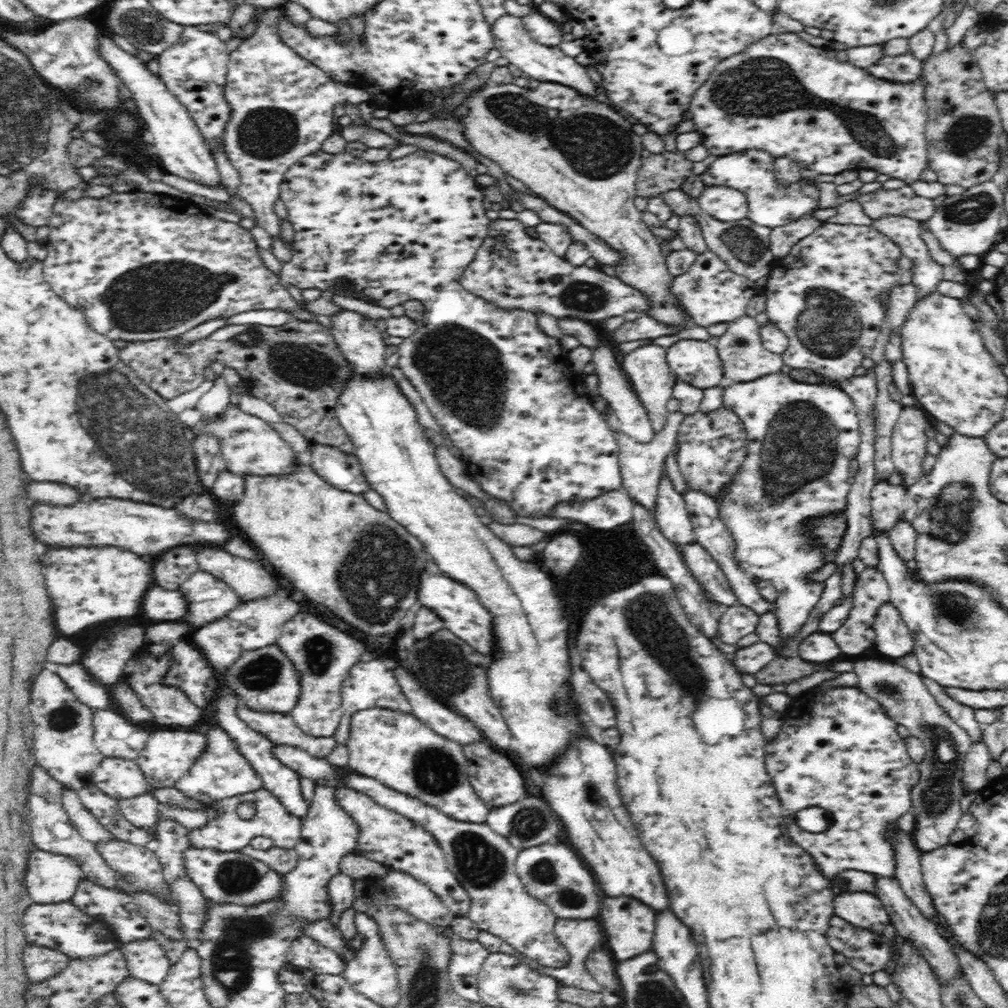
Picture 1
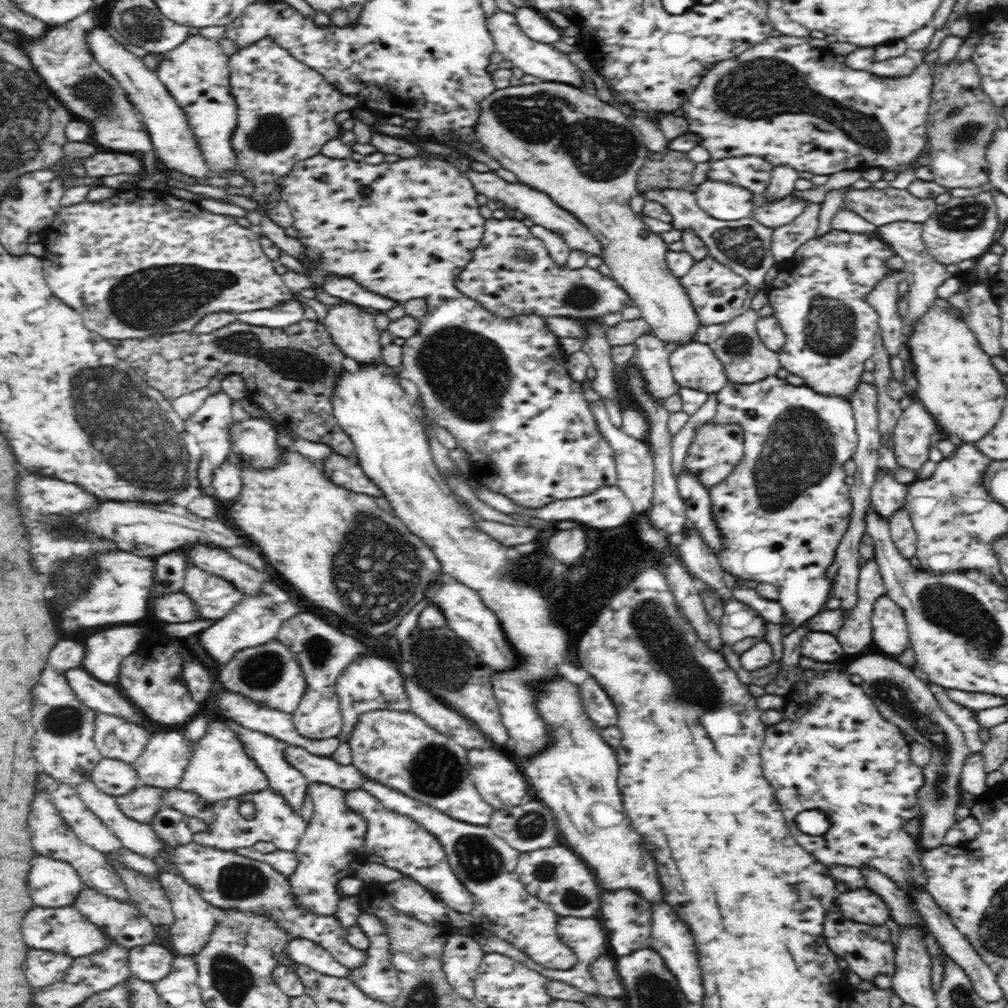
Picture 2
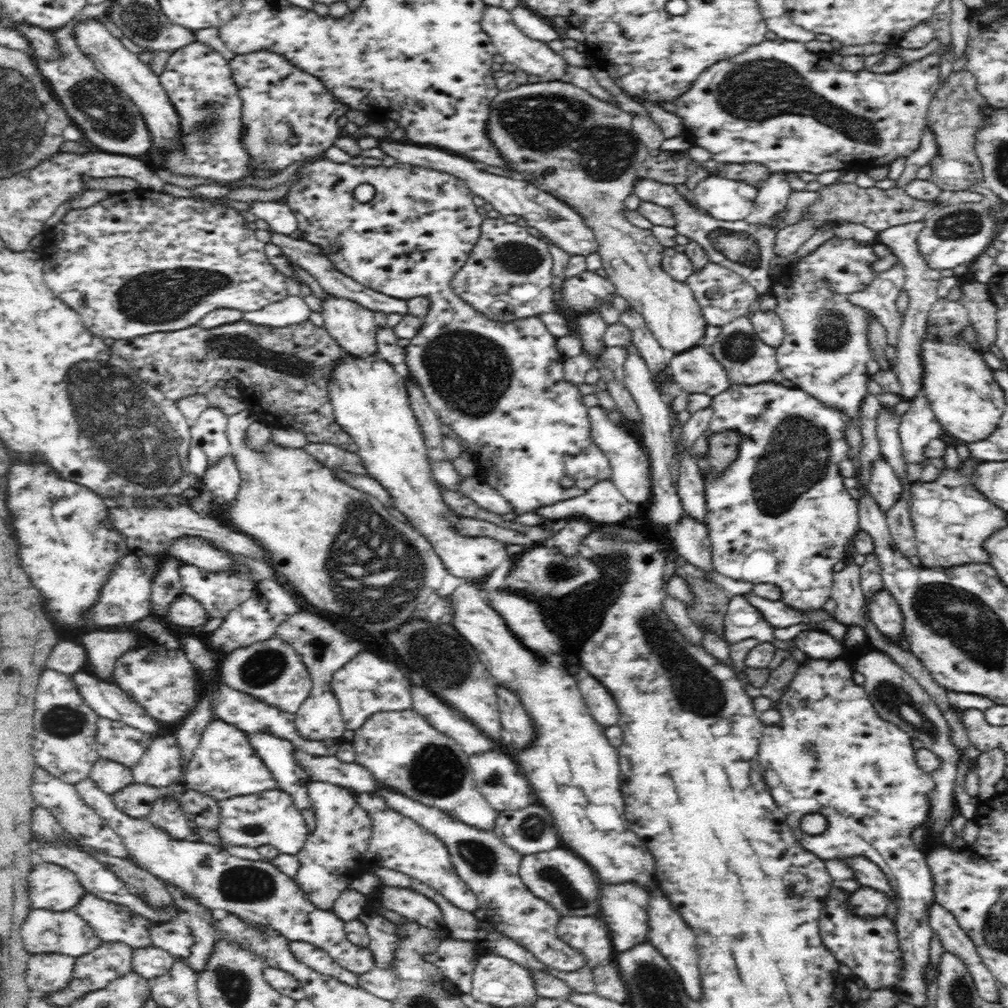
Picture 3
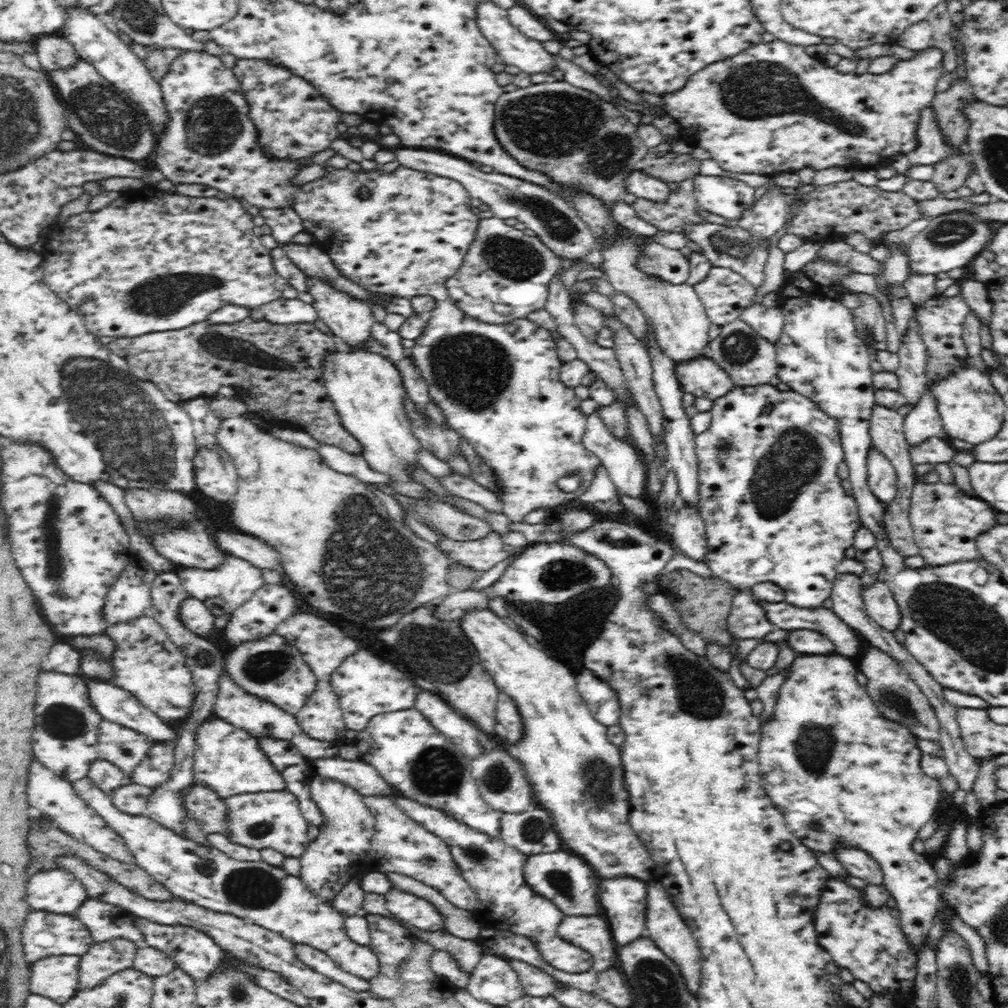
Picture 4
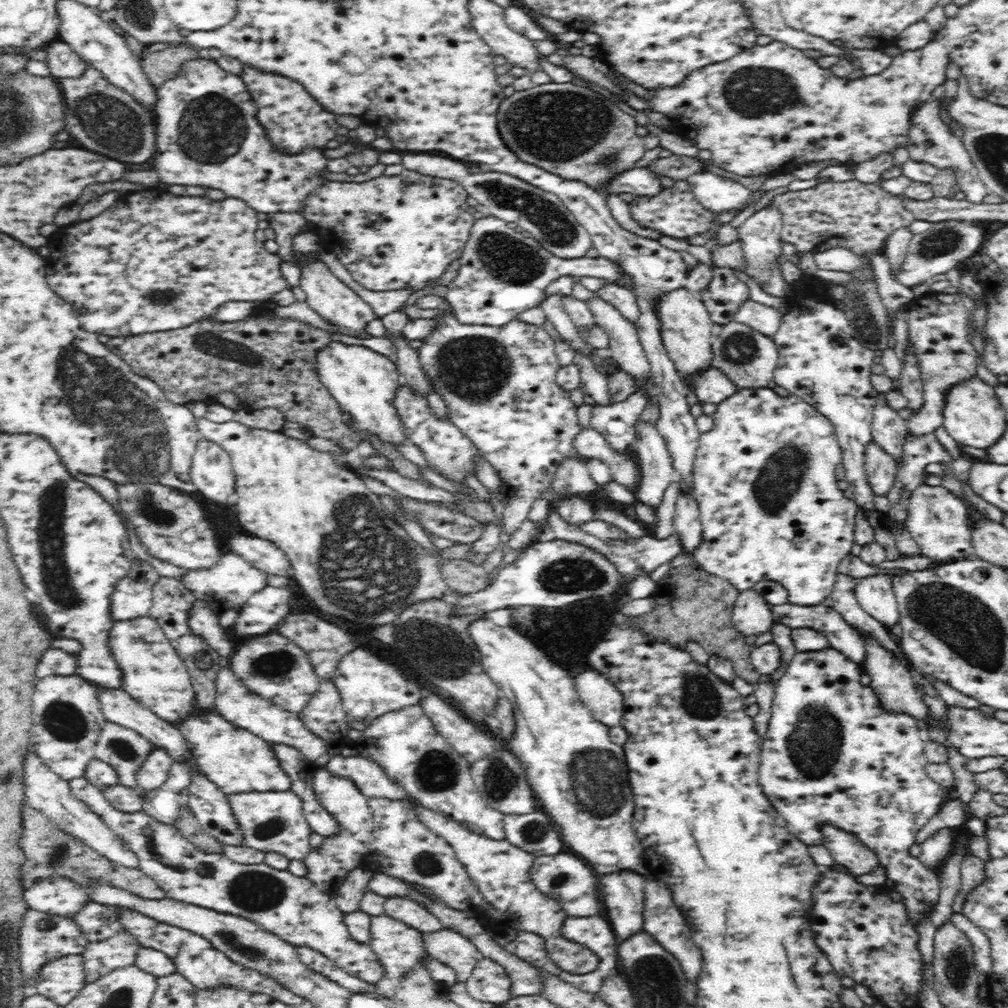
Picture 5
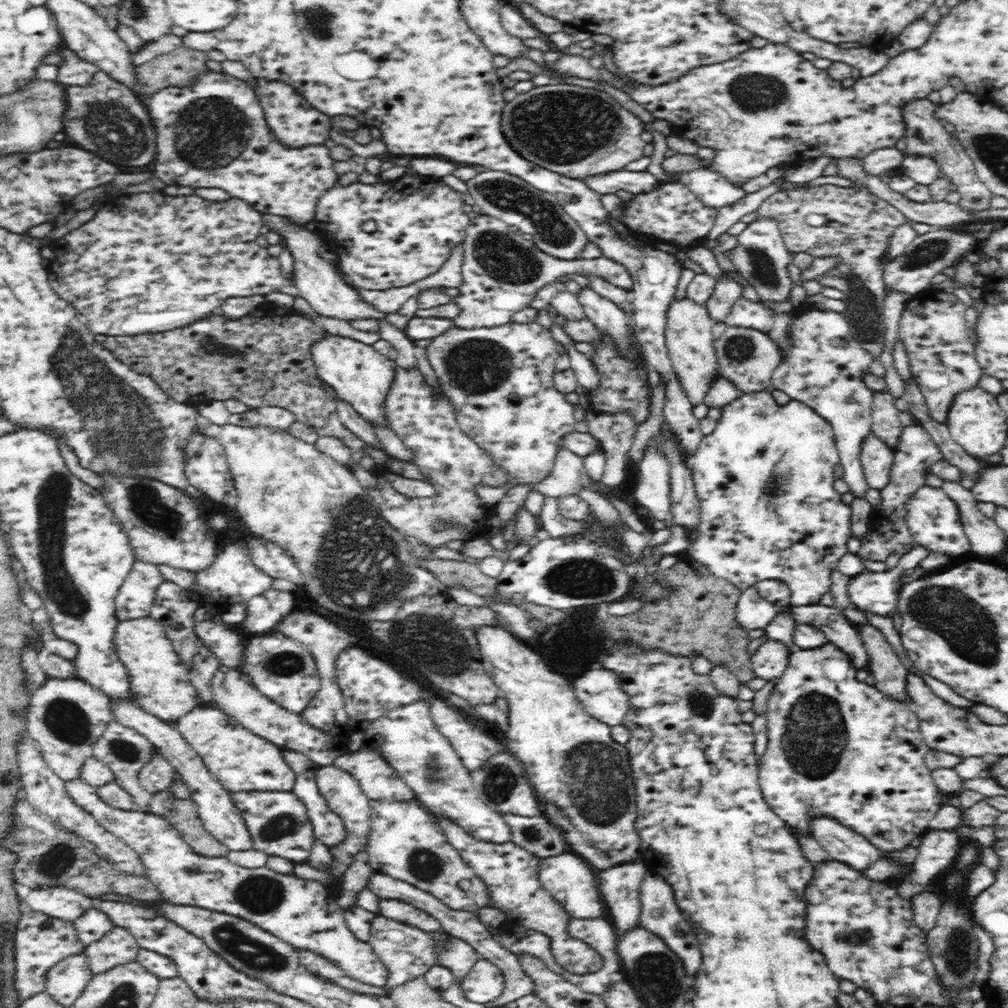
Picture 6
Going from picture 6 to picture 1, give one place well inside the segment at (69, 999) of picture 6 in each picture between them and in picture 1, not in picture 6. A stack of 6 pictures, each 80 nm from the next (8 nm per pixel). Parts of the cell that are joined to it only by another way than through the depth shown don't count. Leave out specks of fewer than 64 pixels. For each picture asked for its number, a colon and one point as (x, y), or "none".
1: (42, 963)
2: (43, 968)
3: (49, 973)
4: (56, 978)
5: (61, 980)

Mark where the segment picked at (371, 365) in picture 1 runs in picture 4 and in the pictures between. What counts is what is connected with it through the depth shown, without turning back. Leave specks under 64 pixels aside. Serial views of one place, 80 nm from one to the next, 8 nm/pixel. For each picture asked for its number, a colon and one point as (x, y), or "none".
2: (352, 327)
3: (353, 326)
4: (351, 319)

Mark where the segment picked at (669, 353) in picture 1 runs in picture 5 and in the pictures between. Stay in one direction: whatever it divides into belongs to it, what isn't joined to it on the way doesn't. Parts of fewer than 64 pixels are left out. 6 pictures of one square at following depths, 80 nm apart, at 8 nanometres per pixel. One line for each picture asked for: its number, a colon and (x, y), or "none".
2: (694, 365)
3: (696, 371)
4: (702, 376)
5: (711, 385)

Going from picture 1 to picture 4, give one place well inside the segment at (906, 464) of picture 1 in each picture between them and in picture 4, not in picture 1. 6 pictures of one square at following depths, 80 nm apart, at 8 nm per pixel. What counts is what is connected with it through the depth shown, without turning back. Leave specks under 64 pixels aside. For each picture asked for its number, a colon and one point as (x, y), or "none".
2: (912, 437)
3: (918, 425)
4: (923, 421)

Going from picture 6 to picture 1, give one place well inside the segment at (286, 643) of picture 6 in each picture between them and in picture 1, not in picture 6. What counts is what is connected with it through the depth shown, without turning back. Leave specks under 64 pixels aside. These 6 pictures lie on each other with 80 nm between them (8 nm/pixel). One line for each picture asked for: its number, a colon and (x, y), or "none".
1: (265, 680)
2: (269, 674)
3: (272, 671)
4: (271, 668)
5: (271, 665)

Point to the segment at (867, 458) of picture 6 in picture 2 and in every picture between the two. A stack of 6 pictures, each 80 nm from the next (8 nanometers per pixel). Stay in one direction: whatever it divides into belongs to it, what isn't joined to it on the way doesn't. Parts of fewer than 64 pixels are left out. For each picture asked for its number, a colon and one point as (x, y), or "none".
2: (888, 496)
3: (884, 486)
4: (882, 478)
5: (881, 469)

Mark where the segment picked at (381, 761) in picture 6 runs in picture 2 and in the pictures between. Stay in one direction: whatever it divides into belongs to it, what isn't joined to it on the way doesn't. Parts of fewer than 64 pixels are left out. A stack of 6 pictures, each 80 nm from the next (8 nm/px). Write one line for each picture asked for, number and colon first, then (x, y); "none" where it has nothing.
2: (317, 769)
3: (329, 769)
4: (360, 775)
5: (367, 775)

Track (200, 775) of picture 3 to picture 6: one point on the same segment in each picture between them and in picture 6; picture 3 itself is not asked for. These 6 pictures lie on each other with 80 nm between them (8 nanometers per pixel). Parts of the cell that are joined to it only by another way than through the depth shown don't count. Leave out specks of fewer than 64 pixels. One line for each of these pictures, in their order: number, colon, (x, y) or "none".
4: (227, 759)
5: (237, 761)
6: (240, 761)

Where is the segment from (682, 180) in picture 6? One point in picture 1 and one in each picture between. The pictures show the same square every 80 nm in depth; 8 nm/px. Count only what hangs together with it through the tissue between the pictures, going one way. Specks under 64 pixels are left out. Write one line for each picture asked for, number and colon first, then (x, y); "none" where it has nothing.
1: (727, 204)
2: (725, 201)
3: (725, 199)
4: (728, 197)
5: (716, 193)

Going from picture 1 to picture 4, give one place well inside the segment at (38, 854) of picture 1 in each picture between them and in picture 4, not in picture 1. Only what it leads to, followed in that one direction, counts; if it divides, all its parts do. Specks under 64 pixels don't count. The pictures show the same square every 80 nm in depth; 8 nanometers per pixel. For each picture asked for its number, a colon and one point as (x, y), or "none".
2: (52, 883)
3: (53, 887)
4: (58, 891)

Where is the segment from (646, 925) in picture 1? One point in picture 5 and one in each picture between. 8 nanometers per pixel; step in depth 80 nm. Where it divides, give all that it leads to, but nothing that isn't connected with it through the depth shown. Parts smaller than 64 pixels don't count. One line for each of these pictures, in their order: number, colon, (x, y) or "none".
2: (626, 915)
3: (625, 905)
4: (623, 899)
5: (622, 892)

